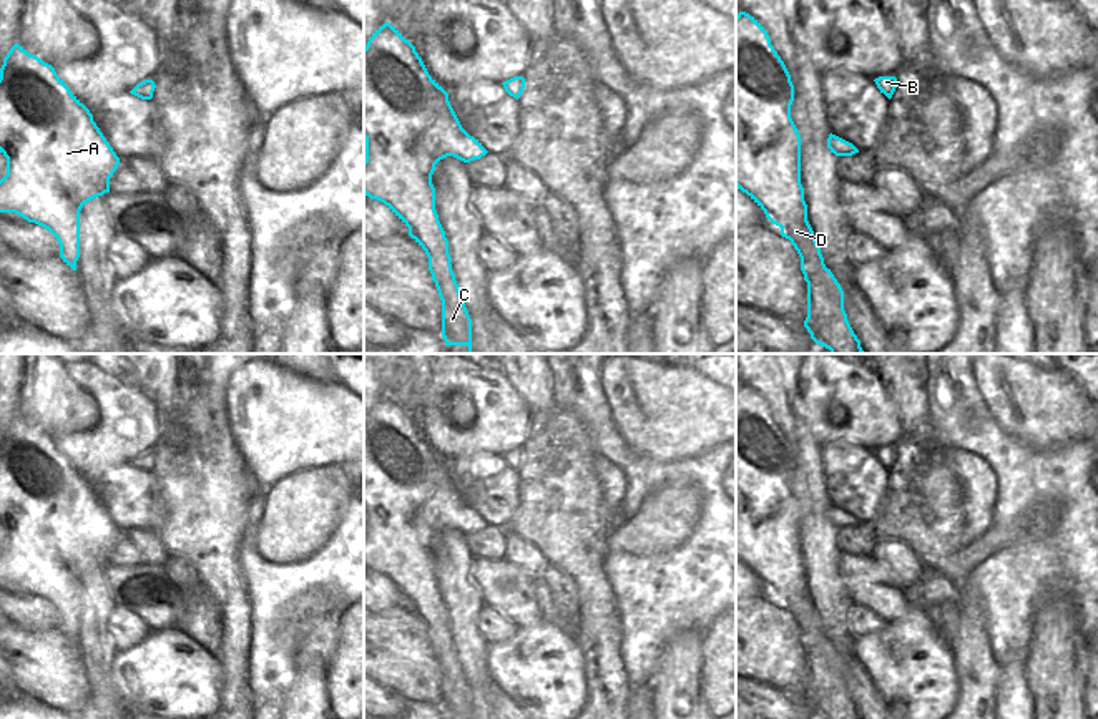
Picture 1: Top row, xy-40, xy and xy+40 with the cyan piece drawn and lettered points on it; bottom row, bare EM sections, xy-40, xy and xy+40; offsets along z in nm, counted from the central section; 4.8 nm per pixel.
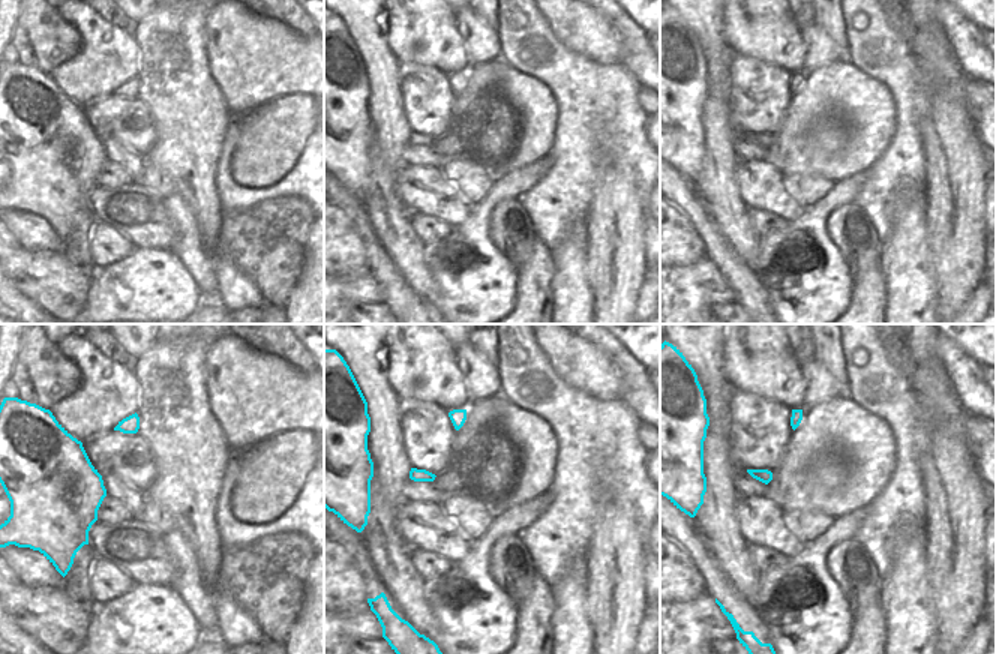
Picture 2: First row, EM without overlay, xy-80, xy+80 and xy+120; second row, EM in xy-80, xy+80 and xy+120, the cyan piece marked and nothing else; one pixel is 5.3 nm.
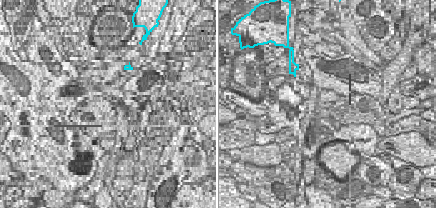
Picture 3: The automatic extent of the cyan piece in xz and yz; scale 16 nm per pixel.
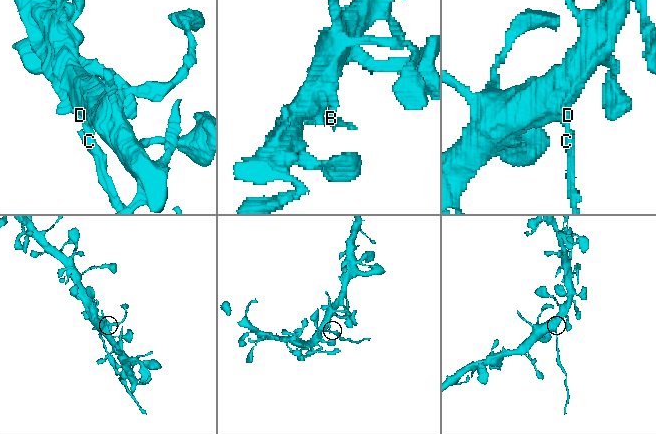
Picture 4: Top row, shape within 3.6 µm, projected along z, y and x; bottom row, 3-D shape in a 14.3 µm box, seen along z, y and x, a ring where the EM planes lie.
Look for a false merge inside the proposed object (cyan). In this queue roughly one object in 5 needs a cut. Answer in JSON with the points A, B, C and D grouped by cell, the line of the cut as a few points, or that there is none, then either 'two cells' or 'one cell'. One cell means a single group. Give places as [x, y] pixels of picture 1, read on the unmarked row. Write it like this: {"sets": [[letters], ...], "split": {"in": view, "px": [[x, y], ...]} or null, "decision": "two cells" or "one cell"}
{"sets": [["A", "B", "D"], ["C"]], "split": {"in": "xy+40", "px": [[823, 633], [819, 651], [808, 655]]}, "decision": "two cells"}

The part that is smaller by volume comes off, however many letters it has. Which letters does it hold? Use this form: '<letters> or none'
C

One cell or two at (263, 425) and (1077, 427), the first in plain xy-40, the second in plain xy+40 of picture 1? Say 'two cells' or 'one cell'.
one cell

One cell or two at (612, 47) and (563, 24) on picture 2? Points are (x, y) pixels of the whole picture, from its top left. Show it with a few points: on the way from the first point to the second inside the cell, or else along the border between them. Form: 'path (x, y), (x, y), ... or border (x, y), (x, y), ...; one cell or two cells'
path (600, 44), (575, 24); one cell

